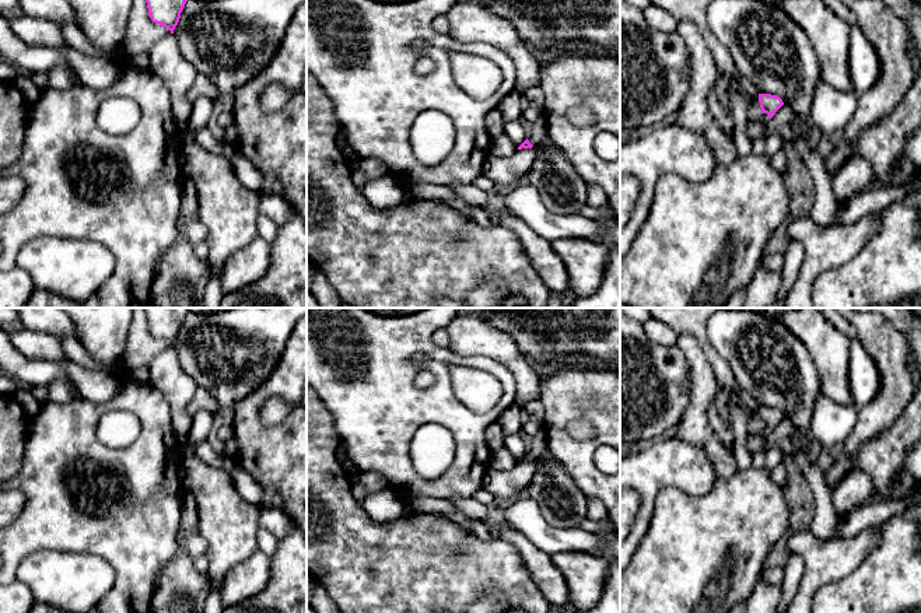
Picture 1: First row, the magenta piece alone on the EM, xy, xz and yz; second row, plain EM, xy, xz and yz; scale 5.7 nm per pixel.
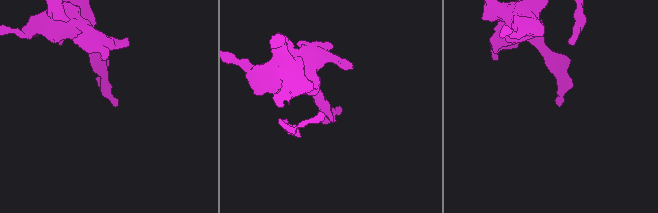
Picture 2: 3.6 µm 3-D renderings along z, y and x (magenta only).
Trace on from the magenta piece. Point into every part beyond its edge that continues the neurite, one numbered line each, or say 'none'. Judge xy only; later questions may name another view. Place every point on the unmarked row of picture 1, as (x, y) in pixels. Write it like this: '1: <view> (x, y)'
none

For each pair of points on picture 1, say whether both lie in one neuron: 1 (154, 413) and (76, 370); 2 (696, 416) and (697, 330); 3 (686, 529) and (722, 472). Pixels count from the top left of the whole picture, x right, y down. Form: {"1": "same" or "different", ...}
{"1": "different", "2": "different", "3": "different"}

